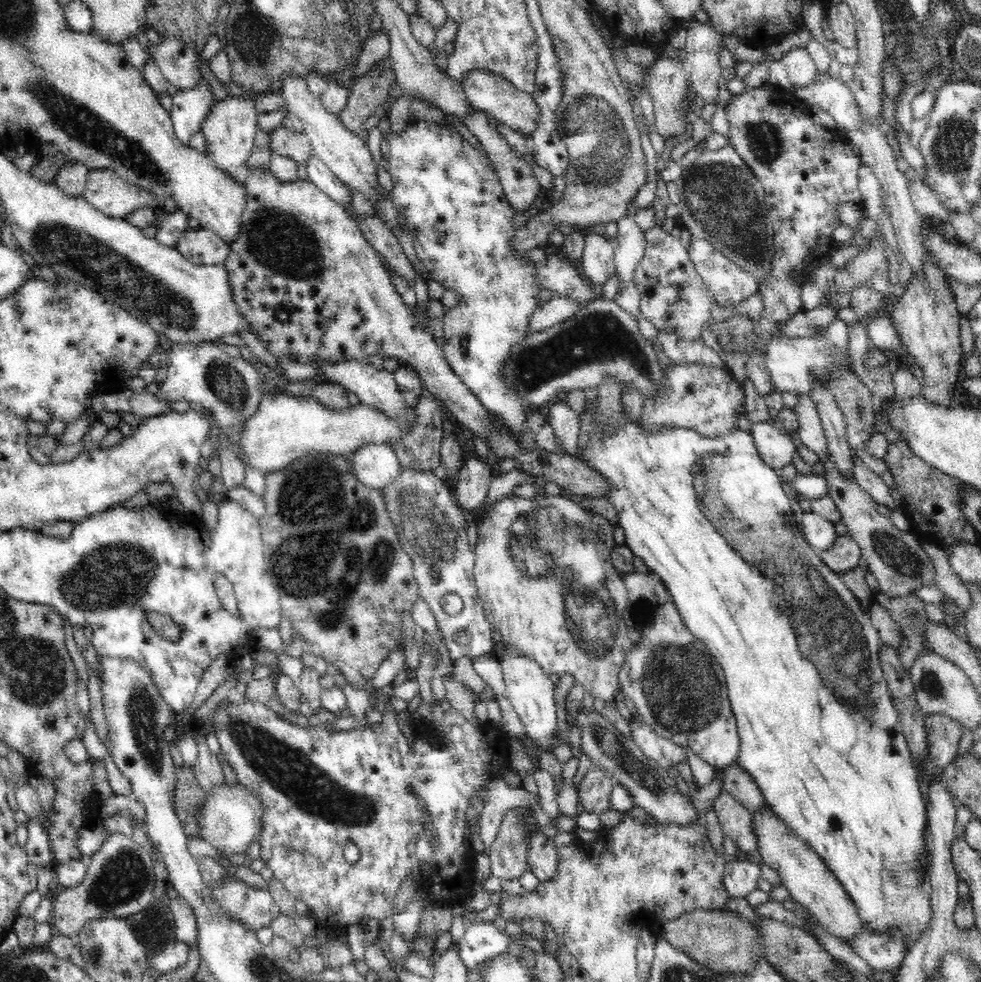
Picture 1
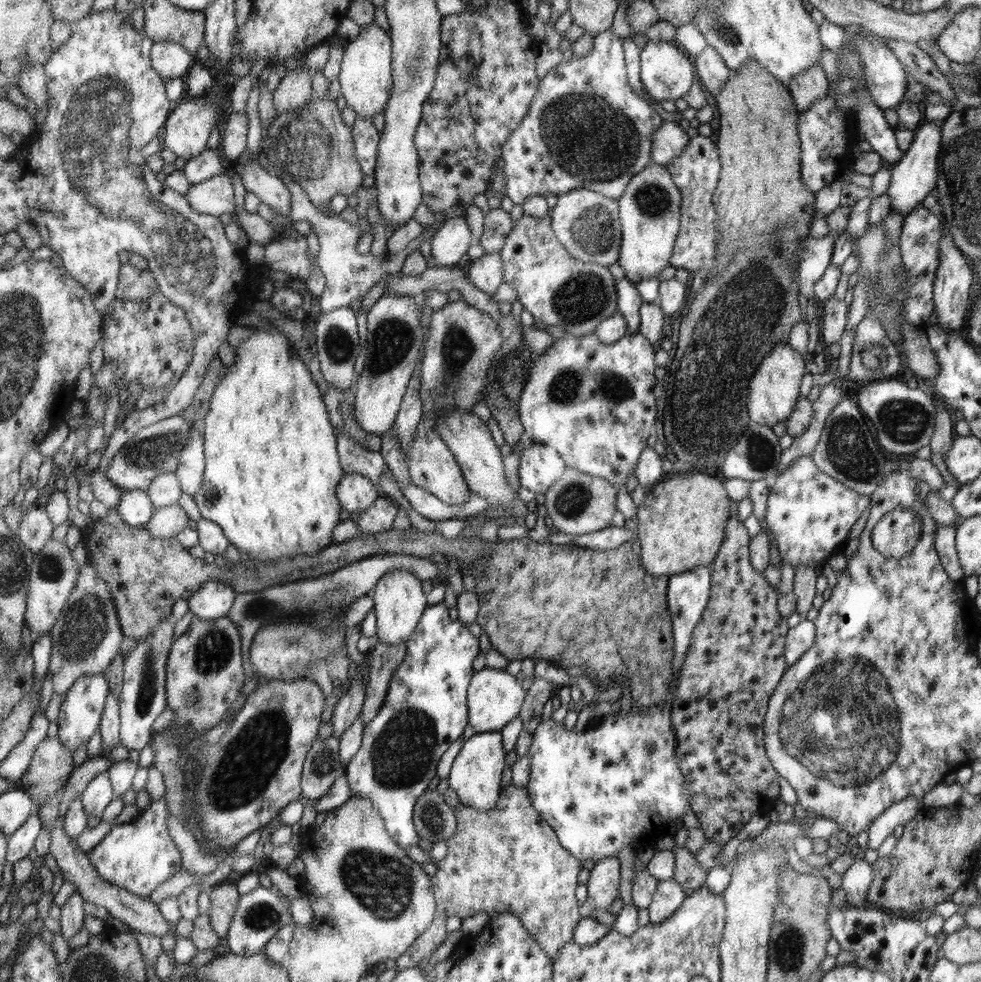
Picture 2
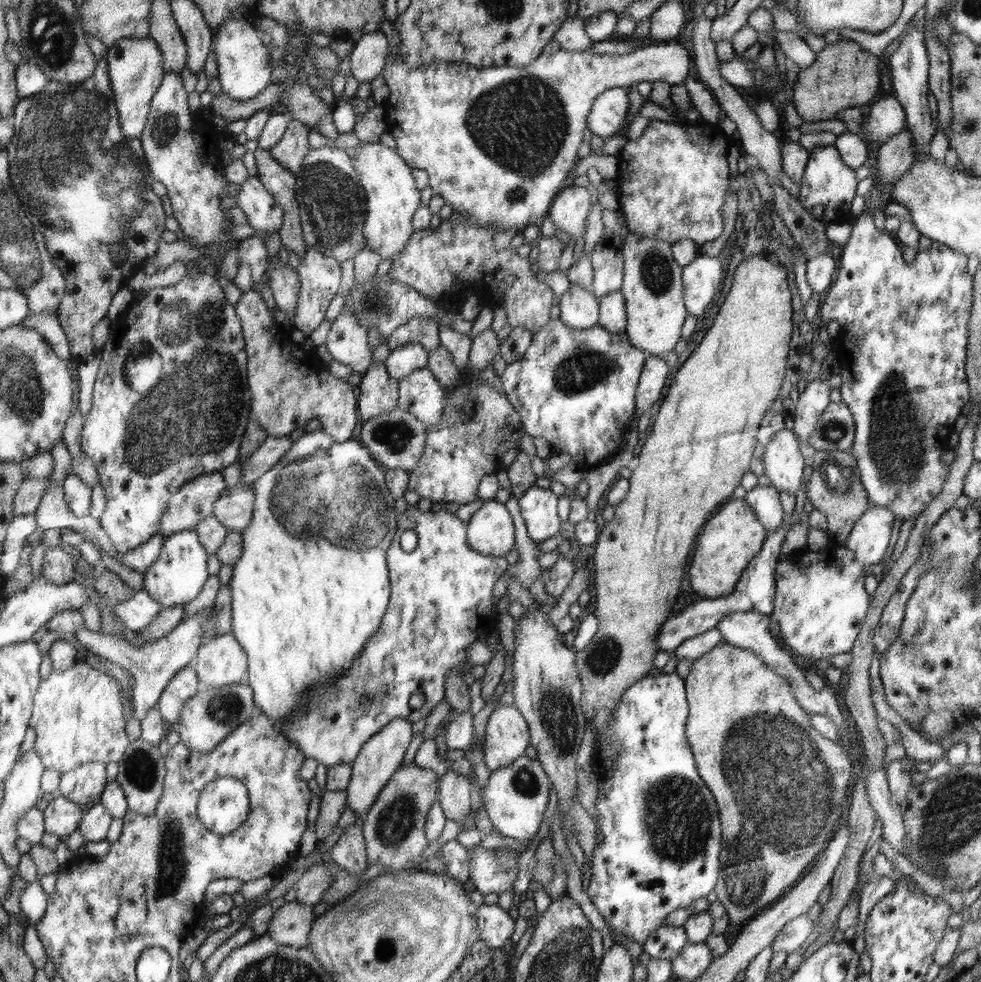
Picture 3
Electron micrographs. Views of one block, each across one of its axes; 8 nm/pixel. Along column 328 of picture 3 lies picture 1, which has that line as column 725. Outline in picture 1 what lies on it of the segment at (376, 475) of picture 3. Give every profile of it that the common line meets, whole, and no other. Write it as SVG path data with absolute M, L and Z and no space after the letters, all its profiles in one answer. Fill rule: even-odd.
M626 418L612 436L598 434L596 428L592 426L590 446L584 450L584 460L587 467L608 482L608 490L612 484L608 500L620 512L618 518L625 533L625 545L634 556L641 558L650 568L652 575L664 584L686 628L700 641L704 641L707 649L722 667L727 682L727 695L738 723L741 741L738 755L730 764L730 768L732 766L742 768L743 772L750 773L754 784L762 791L766 804L770 805L774 814L790 828L791 832L794 832L795 836L798 836L799 840L822 857L827 867L845 887L850 898L856 902L864 923L874 930L873 933L884 935L888 930L899 930L906 937L910 950L926 930L931 918L930 884L926 882L927 890L919 888L921 868L920 870L917 868L919 852L922 851L921 831L928 825L927 805L919 790L913 755L903 736L901 722L883 675L879 658L881 642L878 631L855 599L855 595L846 587L840 574L828 569L822 558L805 540L805 536L800 534L796 514L782 488L777 470L764 463L749 431L734 428L730 430L730 434L716 436L701 435L689 427L660 426L655 431L648 431L644 423L640 428L640 420L628 422ZM732 546L738 546L738 550L742 550L742 554L746 554L750 562L758 562L758 566L762 566L762 572L755 566L750 566Z

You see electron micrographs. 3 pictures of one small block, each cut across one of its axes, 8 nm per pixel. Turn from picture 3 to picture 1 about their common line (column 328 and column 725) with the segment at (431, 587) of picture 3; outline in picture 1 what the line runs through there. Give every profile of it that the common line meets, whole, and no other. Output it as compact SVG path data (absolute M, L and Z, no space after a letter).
M668 600L660 605L649 624L641 630L640 641L630 650L620 671L619 685L619 689L634 702L639 716L659 737L682 748L689 747L715 768L734 762L741 741L738 723L727 695L725 674L704 641L700 641L686 628L674 602Z

